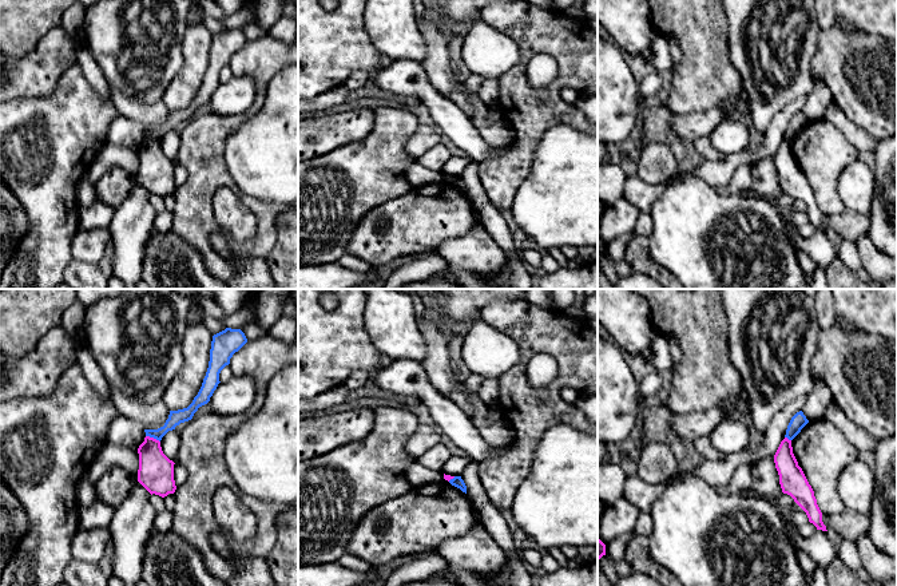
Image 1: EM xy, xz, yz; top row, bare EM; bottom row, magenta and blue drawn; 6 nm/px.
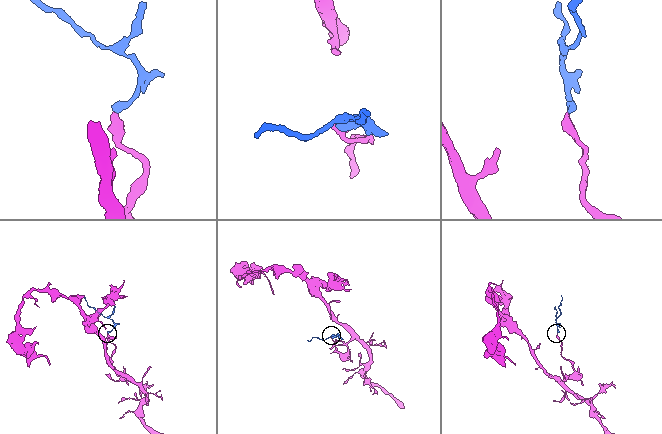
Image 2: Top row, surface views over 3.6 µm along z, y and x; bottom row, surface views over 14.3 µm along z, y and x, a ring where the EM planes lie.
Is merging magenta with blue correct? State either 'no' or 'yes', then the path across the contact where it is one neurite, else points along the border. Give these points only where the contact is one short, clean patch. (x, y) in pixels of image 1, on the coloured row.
no; border xy (146, 435), (159, 442)

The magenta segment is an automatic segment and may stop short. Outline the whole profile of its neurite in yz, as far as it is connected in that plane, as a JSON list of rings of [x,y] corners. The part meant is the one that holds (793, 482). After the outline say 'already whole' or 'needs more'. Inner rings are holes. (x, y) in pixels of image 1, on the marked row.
[[[785,437],[775,455],[775,468],[779,475],[779,484],[783,494],[790,495],[794,502],[806,512],[809,522],[817,530],[827,531],[822,522],[822,512],[817,504],[814,491],[809,484],[802,468],[793,454],[791,440]]] | already whole

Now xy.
[[[146,436],[138,448],[139,470],[138,482],[152,495],[162,498],[174,494],[174,462],[162,451],[160,442]]] | already whole

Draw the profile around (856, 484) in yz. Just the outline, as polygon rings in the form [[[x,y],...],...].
[[[858,458],[845,466],[838,478],[837,491],[845,508],[869,515],[874,487],[874,470]]]

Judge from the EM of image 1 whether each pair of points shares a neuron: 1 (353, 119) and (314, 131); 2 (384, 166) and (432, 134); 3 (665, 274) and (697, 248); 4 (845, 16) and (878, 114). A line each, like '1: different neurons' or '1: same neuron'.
1: same neuron
2: different neurons
3: different neurons
4: different neurons

